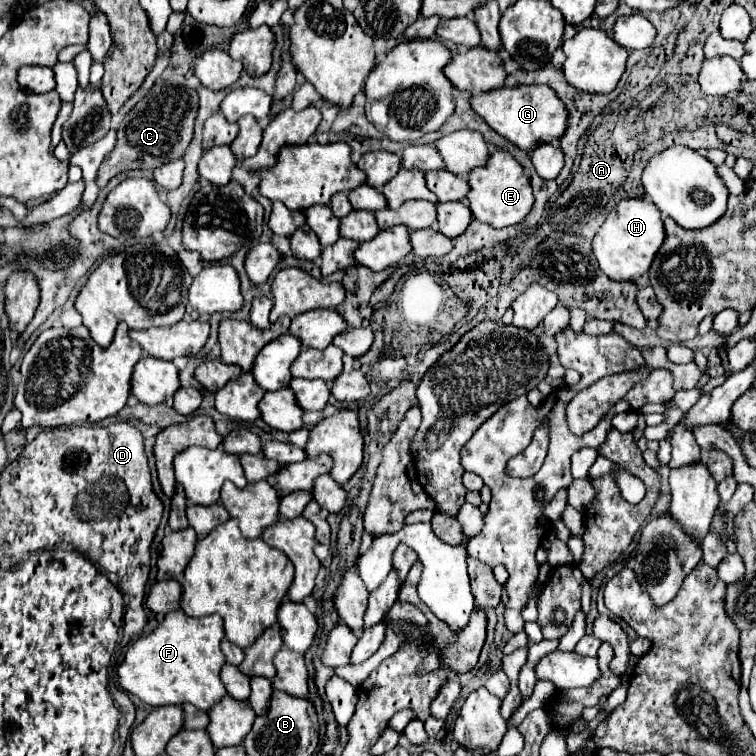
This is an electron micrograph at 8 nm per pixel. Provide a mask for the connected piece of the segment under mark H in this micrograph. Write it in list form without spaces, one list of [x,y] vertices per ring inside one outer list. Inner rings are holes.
[[[627,198],[619,200],[615,210],[607,216],[603,226],[593,238],[593,254],[599,268],[613,280],[631,280],[633,276],[645,274],[655,258],[655,252],[665,240],[661,212],[645,198]]]

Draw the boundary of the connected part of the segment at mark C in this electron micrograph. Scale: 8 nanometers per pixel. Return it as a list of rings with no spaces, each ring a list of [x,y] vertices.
[[[155,84],[143,100],[135,104],[135,108],[125,116],[117,130],[117,144],[103,160],[97,186],[103,188],[113,176],[125,170],[155,170],[159,164],[167,164],[169,160],[177,160],[183,156],[187,144],[193,138],[193,122],[197,116],[199,100],[197,92],[189,86],[167,88]]]

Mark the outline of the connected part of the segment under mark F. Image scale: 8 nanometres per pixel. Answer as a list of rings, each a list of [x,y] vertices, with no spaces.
[[[173,610],[163,616],[163,622],[151,634],[137,638],[129,646],[123,664],[117,668],[119,684],[127,694],[141,698],[149,706],[181,706],[189,702],[199,710],[207,710],[227,694],[219,678],[219,668],[225,662],[219,648],[223,638],[223,618],[219,614],[191,618],[183,610]]]

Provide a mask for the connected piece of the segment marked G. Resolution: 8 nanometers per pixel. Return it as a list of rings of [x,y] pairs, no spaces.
[[[539,84],[539,86],[513,86],[513,88],[497,88],[481,94],[471,96],[471,108],[503,138],[507,138],[511,144],[517,144],[517,148],[531,152],[535,144],[541,142],[555,142],[559,136],[563,136],[563,126],[567,126],[567,110],[563,108],[563,102],[551,92],[551,88]]]

